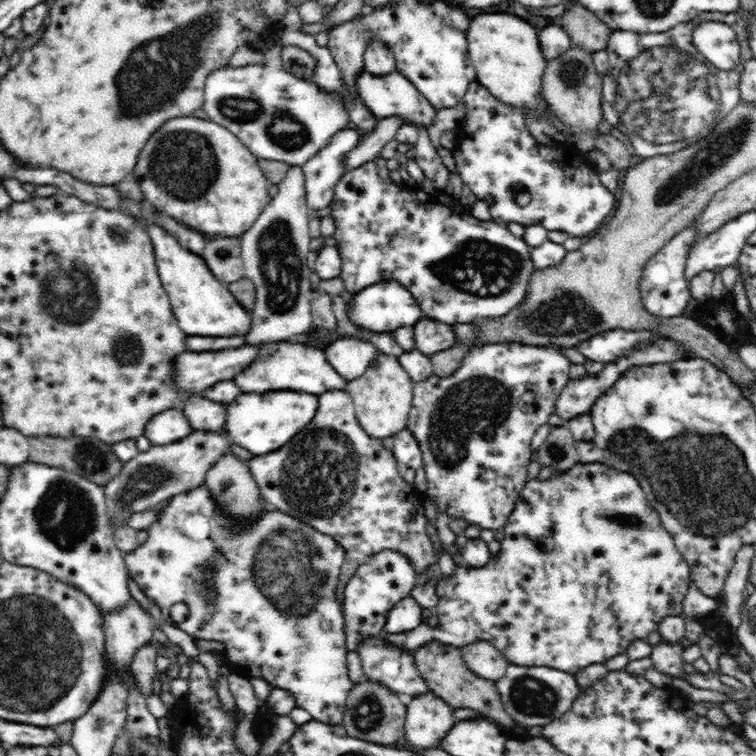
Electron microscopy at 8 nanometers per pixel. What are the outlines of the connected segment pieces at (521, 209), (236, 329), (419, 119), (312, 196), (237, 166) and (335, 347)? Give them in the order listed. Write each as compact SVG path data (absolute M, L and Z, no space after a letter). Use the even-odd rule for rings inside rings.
M472 81L463 96L465 116L459 126L458 144L451 150L455 170L462 177L463 183L476 195L478 201L488 205L488 211L494 222L507 224L514 222L524 228L539 225L546 230L568 233L571 237L586 236L596 232L598 226L608 219L614 211L616 198L612 191L603 186L598 176L599 169L594 166L582 166L578 174L576 166L566 162L566 156L558 156L552 146L538 142L529 131L525 118L511 105L496 99L492 93L477 81Z
M148 224L146 232L154 242L157 271L179 329L187 336L241 337L243 334L245 338L250 334L254 326L250 310L236 300L226 284L216 279L199 254L184 249L175 236L170 236L158 225Z
M398 69L381 77L373 73L367 73L364 70L357 79L357 89L363 104L377 119L398 117L406 124L414 125L418 128L428 128L436 120L437 109L428 102L428 99L422 96L422 93L415 87L415 84L412 84L412 81L409 81L404 75L399 73Z
M356 129L340 130L320 152L301 166L310 211L319 211L332 204L333 190L346 172L342 160L359 143L360 138Z
M210 119L168 120L144 146L134 178L152 208L209 239L216 235L240 237L273 200L258 159L235 133ZM180 196L186 196L186 202L178 202Z
M346 336L334 341L324 352L332 368L347 382L362 376L374 358L381 354L371 343Z

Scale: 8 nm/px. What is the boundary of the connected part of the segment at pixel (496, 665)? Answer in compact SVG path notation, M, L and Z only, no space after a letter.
M481 640L460 648L461 655L473 674L486 680L500 680L507 672L507 658L492 643Z

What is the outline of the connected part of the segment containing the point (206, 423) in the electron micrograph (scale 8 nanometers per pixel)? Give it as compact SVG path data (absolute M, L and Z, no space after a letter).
M192 395L184 403L182 409L194 431L224 432L227 406L208 400L201 395Z

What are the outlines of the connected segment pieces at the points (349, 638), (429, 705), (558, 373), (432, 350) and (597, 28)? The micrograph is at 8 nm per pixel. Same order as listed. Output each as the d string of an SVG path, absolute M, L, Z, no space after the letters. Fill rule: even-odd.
M390 550L360 559L357 570L344 588L346 651L356 651L358 644L368 636L383 634L390 608L403 598L410 597L416 585L416 575L406 557Z
M430 690L408 699L404 740L418 751L437 748L456 723L453 710Z
M520 343L485 344L471 347L460 366L449 377L429 376L426 380L413 383L412 408L408 417L407 429L413 434L413 438L422 448L423 467L426 470L428 490L426 494L432 496L436 506L441 508L449 517L464 518L470 524L478 524L480 528L496 531L508 522L509 516L514 510L520 491L529 481L527 476L528 464L534 457L534 451L530 449L530 440L536 434L536 430L548 422L548 416L555 412L555 402L560 392L570 382L570 361L564 357L554 345L523 345Z
M425 318L413 328L417 349L431 357L441 349L449 349L457 344L457 334L452 326Z
M567 1L566 4L567 9L560 17L561 26L569 34L574 46L588 53L606 49L612 29L583 5L574 1Z

